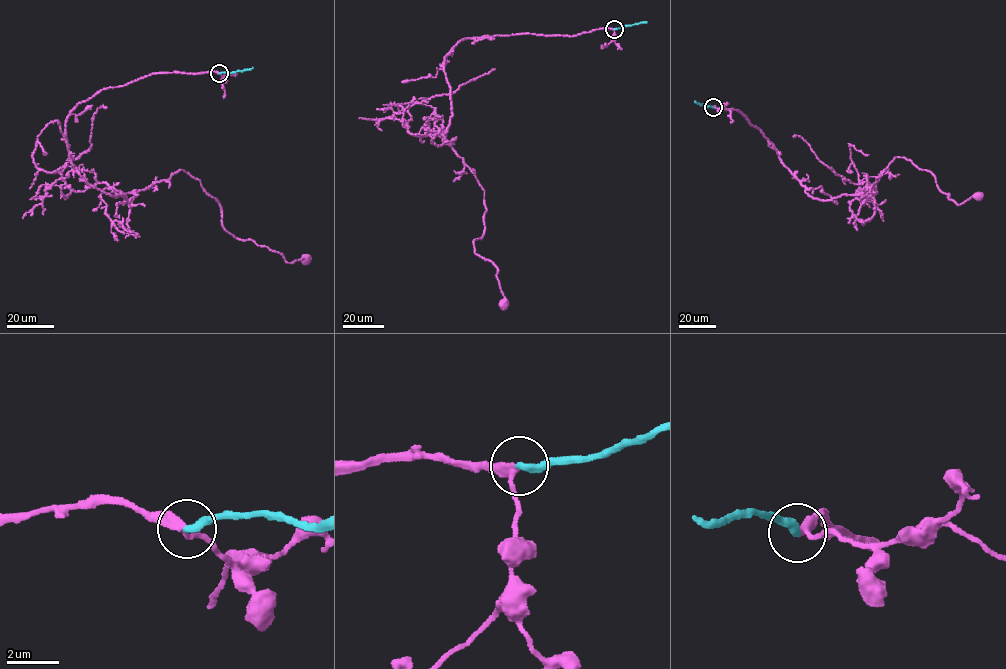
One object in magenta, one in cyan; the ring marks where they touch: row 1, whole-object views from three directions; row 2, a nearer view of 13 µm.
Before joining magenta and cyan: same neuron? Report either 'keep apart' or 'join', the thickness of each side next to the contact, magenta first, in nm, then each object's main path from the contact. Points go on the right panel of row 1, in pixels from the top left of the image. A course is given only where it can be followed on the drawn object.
join; 280 nm thick on the magenta side, 280 nm on the other; magenta runs (713, 107), (746, 116), (814, 198), (865, 196), (895, 157), (903, 157), (929, 171), (958, 205), (977, 195); cyan runs (713, 107), (694, 101)

